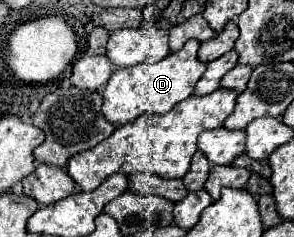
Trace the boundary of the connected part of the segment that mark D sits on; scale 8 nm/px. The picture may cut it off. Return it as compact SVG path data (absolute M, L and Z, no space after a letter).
M191 39L185 43L181 51L167 55L159 63L143 63L135 67L115 69L103 91L103 115L109 119L109 123L119 127L119 125L131 123L135 117L143 113L161 115L171 111L179 101L191 97L195 83L203 77L203 71L205 71L205 63L197 59L197 49L199 49L199 43Z

